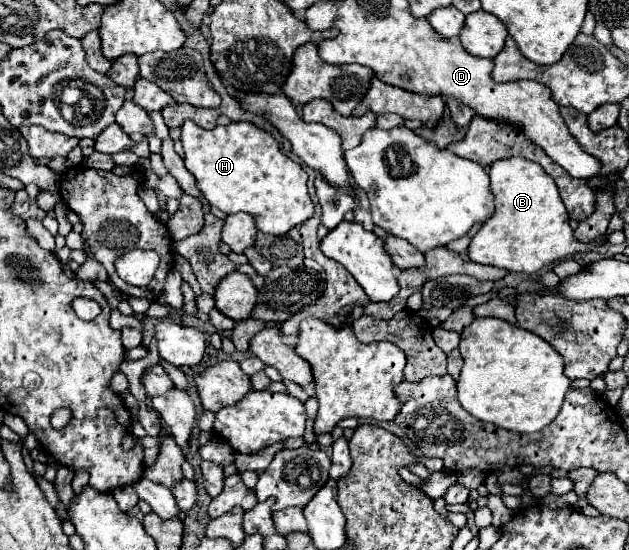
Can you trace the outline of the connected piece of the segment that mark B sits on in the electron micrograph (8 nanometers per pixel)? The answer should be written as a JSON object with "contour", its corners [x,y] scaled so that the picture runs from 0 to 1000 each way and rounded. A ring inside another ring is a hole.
{"contour":[[[811,285],[779,300],[779,344],[785,355],[785,387],[766,405],[750,431],[744,467],[754,478],[798,485],[811,496],[852,496],[855,489],[909,467],[913,460],[951,449],[963,431],[944,442],[919,442],[913,435],[900,376],[878,322],[855,300],[833,285]]]}

